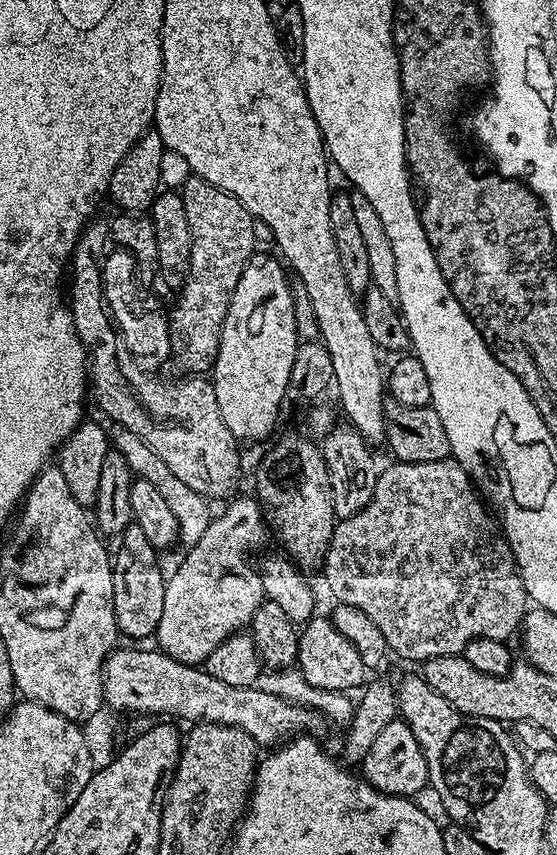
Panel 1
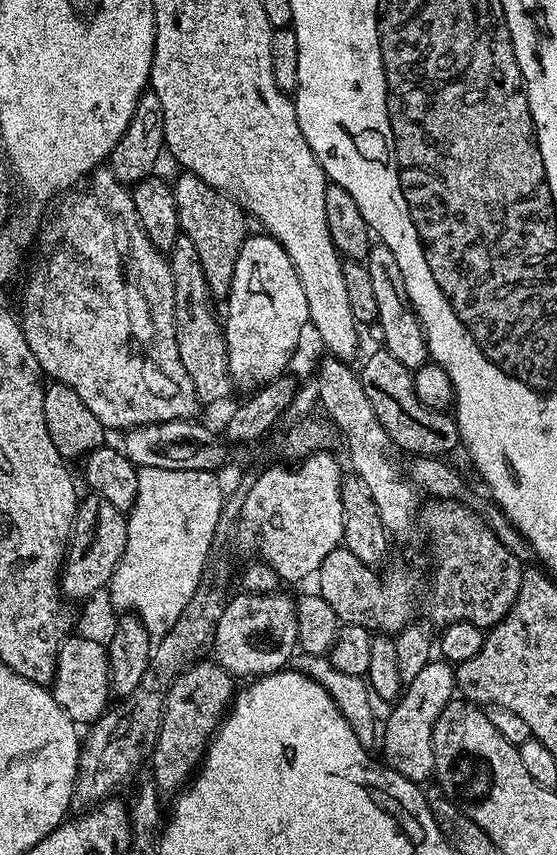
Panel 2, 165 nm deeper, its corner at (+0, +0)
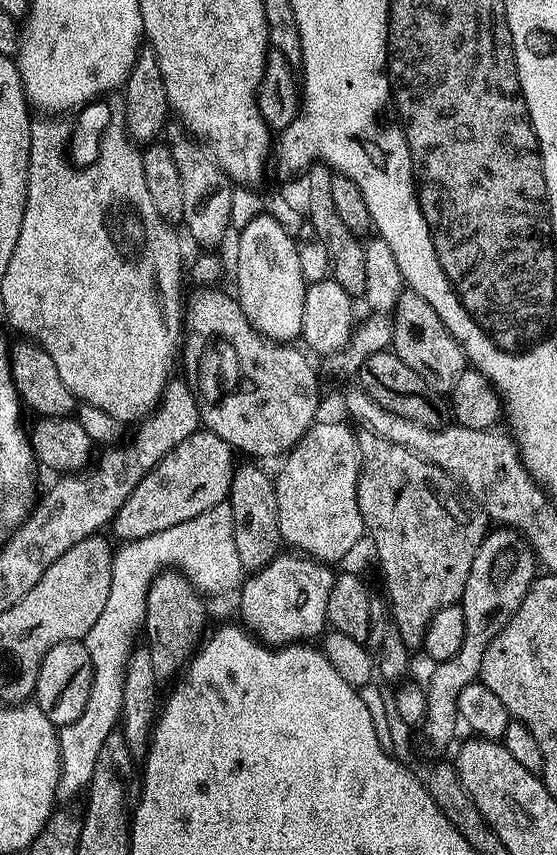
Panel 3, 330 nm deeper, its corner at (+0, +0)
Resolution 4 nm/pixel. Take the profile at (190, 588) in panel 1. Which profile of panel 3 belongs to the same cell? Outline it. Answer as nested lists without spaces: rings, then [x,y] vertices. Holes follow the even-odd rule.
[[[317,422],[296,443],[296,447],[283,457],[280,473],[275,473],[276,517],[280,539],[289,549],[311,556],[321,562],[333,562],[348,556],[360,539],[365,539],[364,519],[358,510],[358,478],[360,477],[360,451],[356,445],[356,432],[344,424]]]

